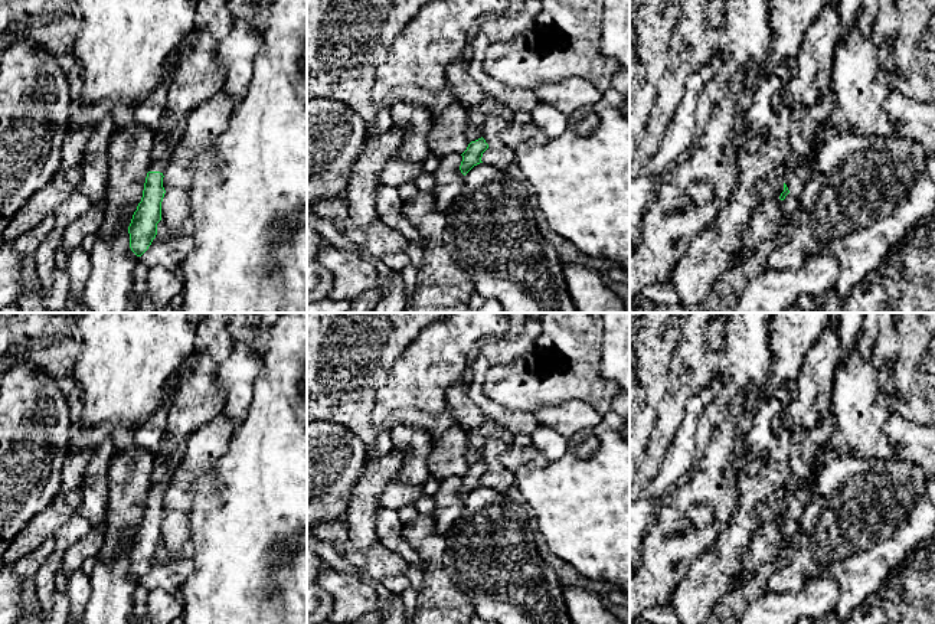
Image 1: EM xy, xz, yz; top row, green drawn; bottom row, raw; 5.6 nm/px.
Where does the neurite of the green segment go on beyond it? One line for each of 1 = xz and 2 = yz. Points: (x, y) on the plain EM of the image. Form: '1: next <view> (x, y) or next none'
1: next none
2: next none

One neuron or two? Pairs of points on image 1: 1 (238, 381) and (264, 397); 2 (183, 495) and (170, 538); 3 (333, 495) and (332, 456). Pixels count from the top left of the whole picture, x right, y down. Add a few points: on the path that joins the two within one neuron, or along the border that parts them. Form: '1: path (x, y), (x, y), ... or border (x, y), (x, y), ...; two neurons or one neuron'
1: border (262, 356), (254, 382), (252, 402), (241, 421); two neurons
2: path (170, 499), (167, 510), (170, 513), (170, 525); one neuron
3: path (332, 484), (332, 466); one neuron

